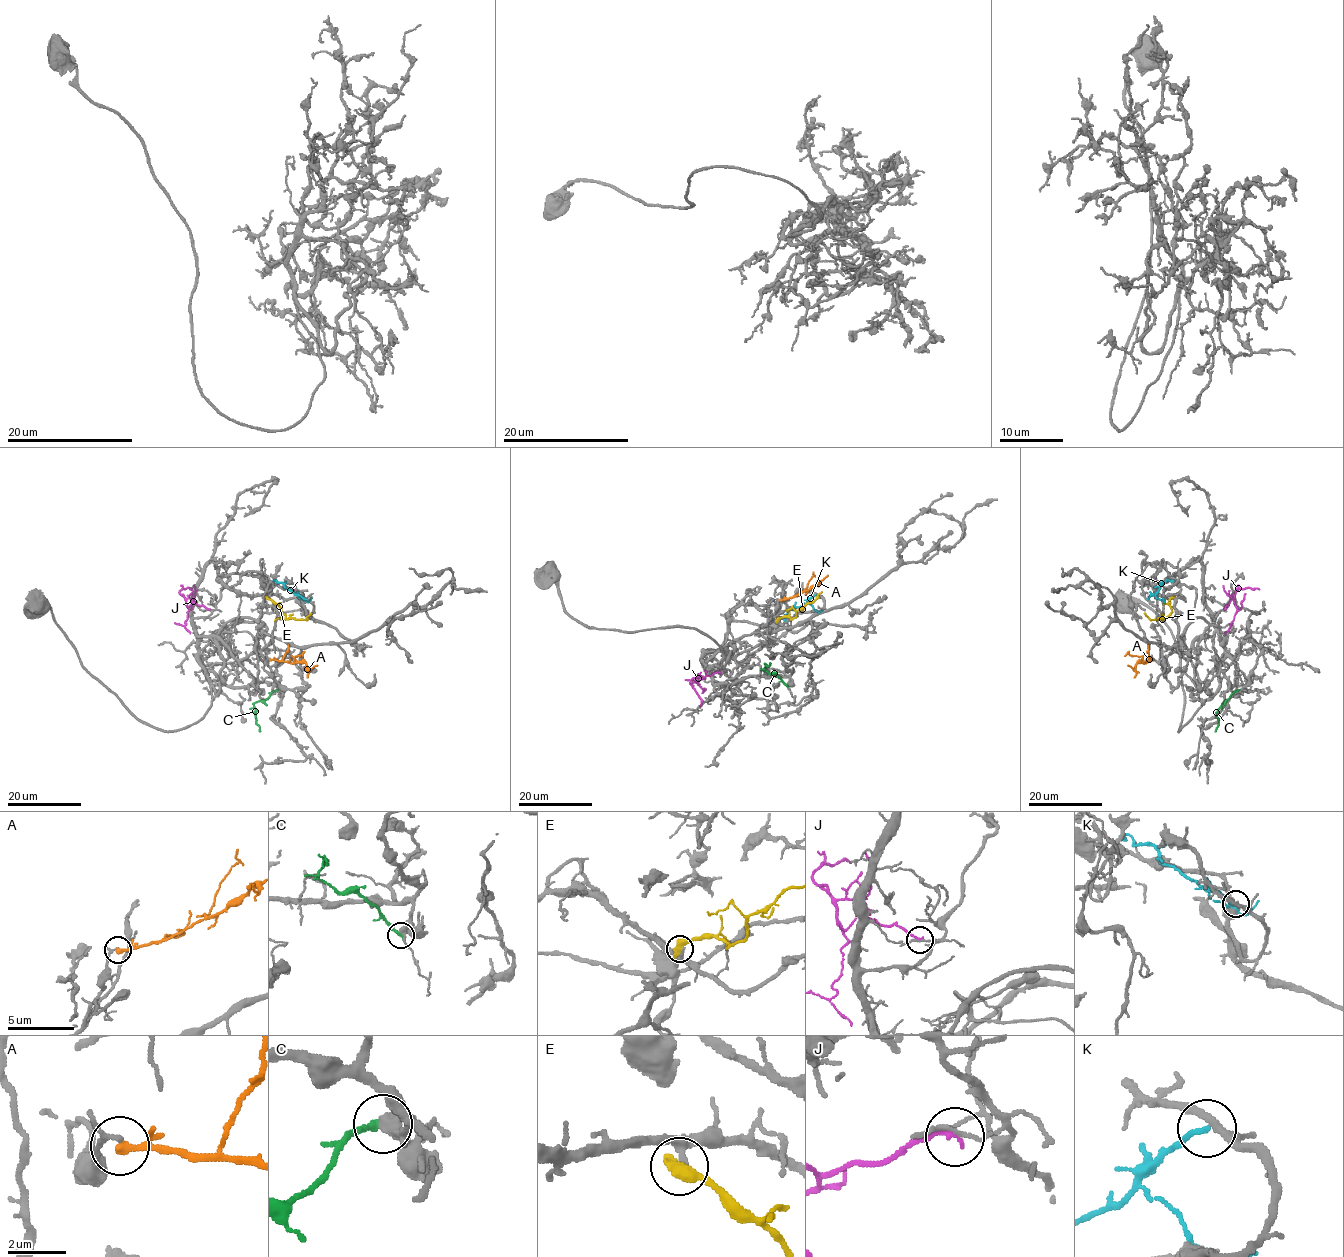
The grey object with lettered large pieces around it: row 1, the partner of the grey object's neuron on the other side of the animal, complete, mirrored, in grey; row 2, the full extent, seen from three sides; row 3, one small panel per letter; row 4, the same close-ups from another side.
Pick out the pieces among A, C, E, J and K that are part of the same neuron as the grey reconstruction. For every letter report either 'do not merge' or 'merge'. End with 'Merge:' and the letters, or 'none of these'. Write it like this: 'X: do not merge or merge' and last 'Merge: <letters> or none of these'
A: do not merge
C: do not merge
E: do not merge
J: do not merge
K: do not merge
Merge: none of these

